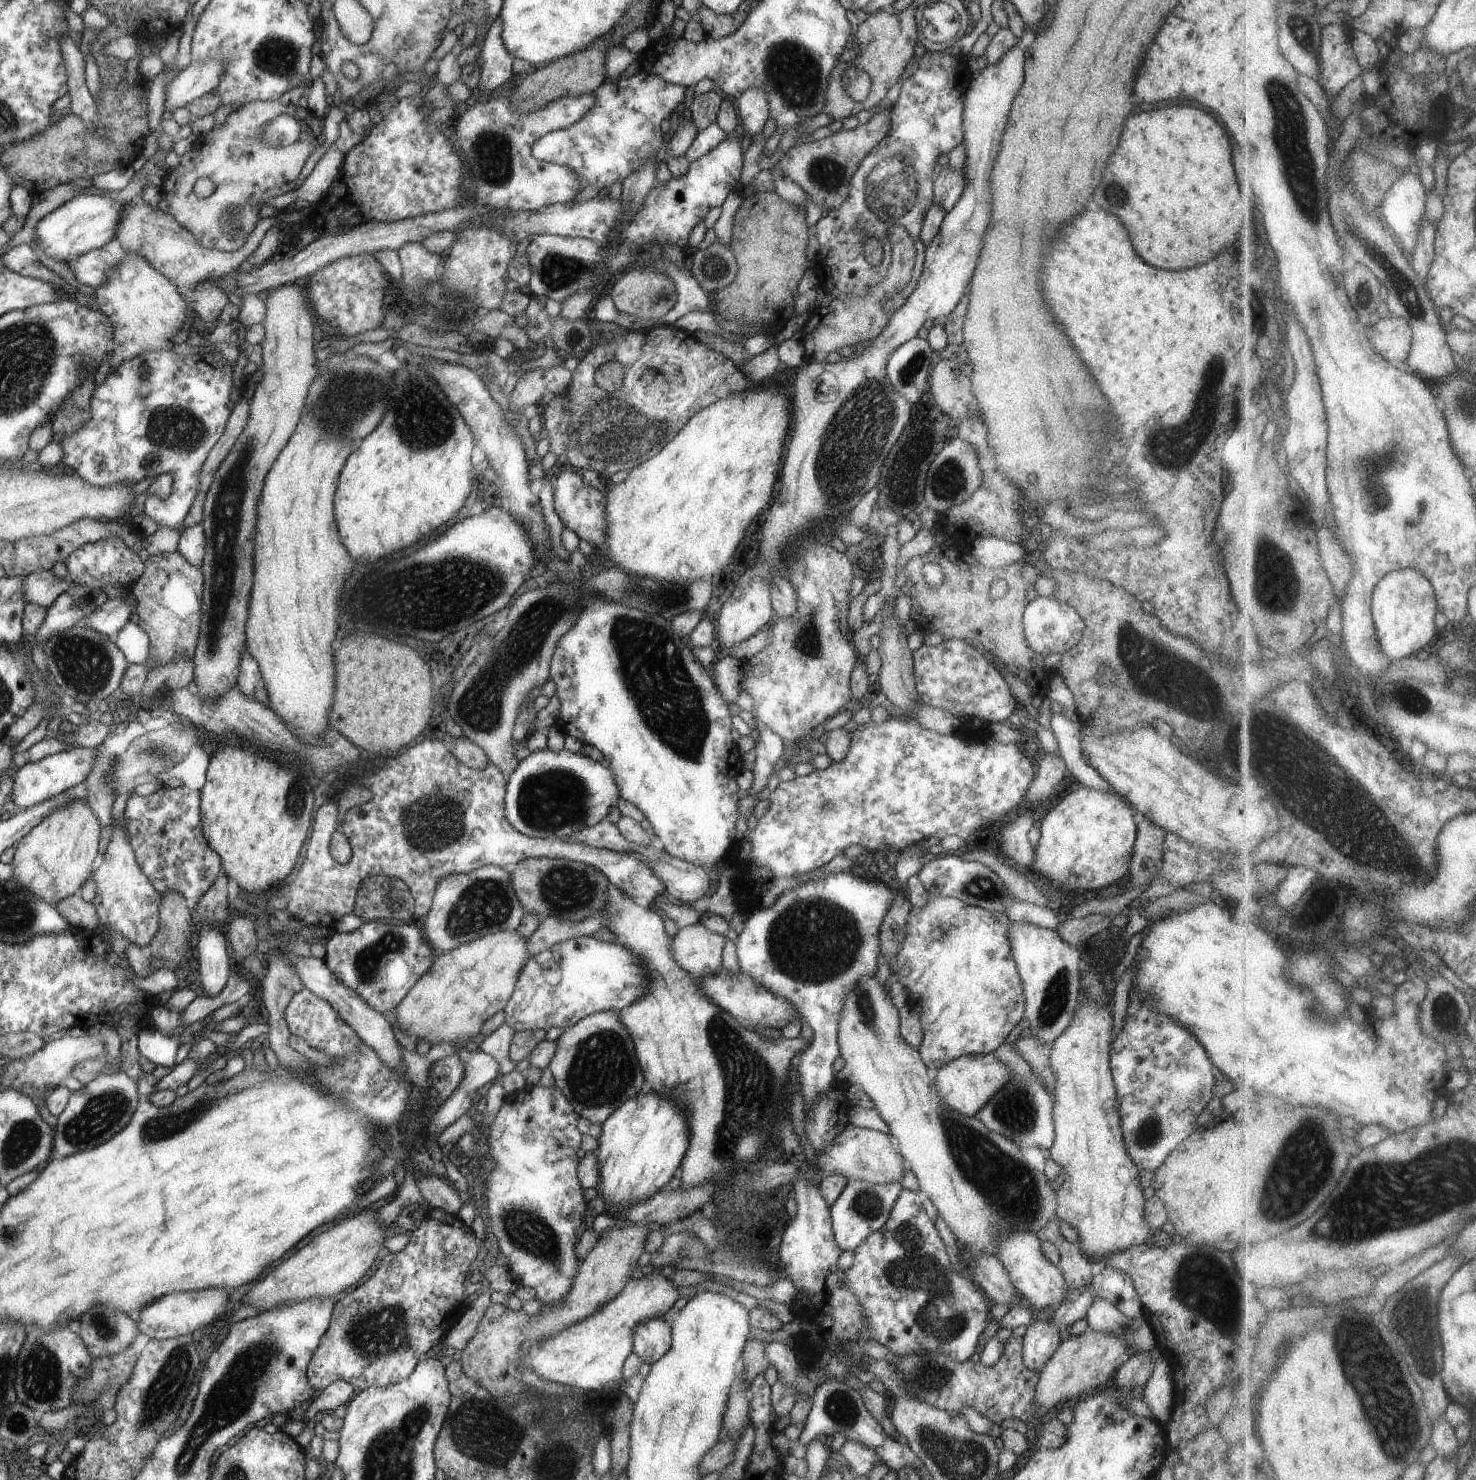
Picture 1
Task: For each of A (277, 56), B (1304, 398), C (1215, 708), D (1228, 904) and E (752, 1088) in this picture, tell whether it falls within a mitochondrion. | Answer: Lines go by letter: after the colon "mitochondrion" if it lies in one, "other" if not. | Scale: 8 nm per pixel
A: mitochondrion
B: other
C: mitochondrion
D: other
E: mitochondrion

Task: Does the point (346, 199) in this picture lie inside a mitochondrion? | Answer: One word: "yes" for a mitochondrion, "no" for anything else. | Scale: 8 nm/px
no

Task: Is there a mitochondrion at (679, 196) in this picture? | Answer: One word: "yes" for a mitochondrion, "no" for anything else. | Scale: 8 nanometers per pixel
no

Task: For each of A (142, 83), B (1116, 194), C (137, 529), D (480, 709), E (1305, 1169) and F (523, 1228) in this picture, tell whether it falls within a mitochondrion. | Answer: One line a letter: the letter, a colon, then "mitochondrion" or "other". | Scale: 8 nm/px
A: other
B: mitochondrion
C: other
D: mitochondrion
E: mitochondrion
F: mitochondrion

